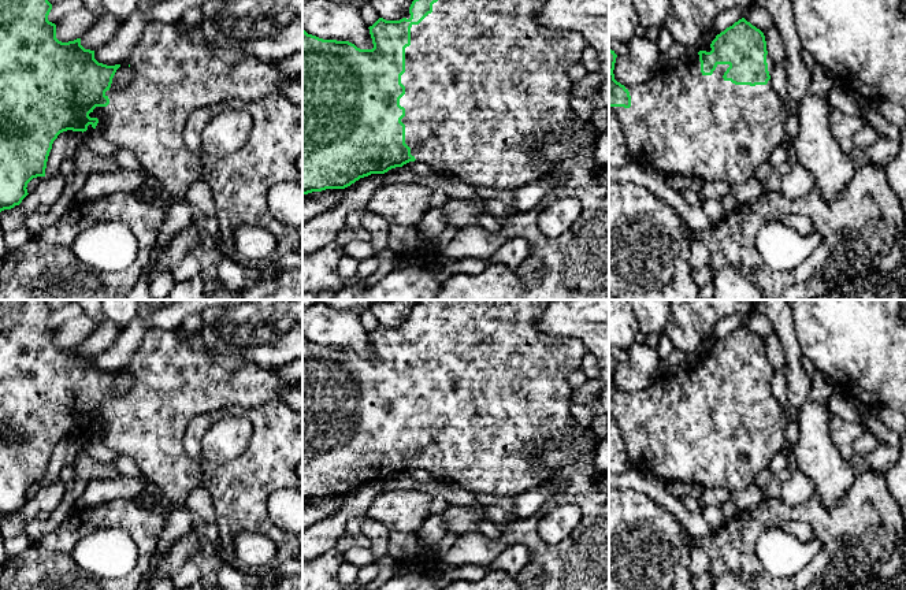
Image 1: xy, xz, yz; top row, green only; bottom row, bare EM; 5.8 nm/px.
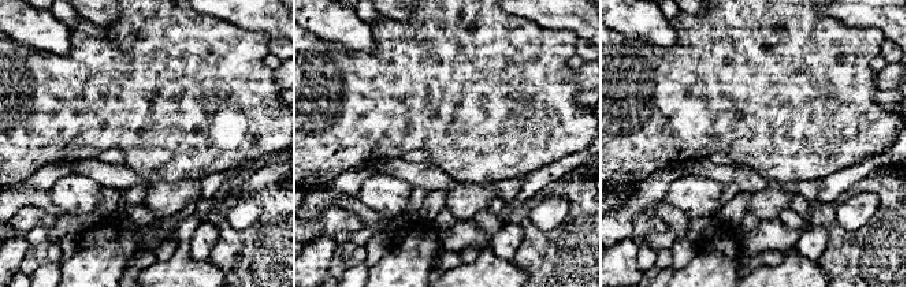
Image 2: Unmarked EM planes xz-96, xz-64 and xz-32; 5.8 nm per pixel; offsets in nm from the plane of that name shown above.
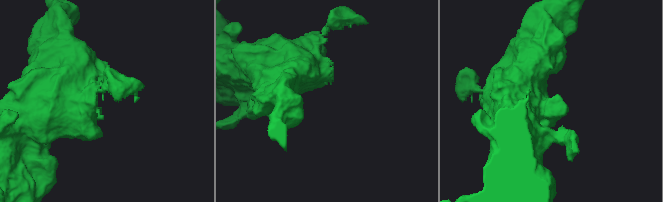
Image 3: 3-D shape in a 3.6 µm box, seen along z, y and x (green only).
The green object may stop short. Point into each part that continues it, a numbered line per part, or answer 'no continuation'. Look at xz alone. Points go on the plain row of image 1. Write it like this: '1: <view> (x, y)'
1: xz (487, 403)

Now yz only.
1: yz (680, 429)

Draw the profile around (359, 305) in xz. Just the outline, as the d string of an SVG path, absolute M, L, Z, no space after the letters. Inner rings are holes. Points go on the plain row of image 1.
M319 300L319 303L323 303L333 309L356 311L359 313L370 311L371 305L375 303L387 303L387 301L390 300Z

